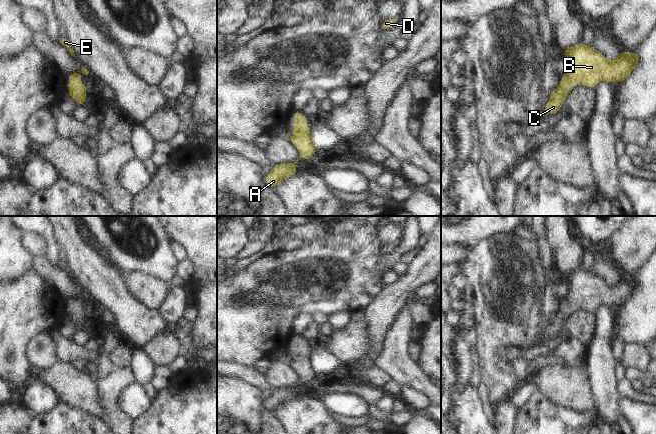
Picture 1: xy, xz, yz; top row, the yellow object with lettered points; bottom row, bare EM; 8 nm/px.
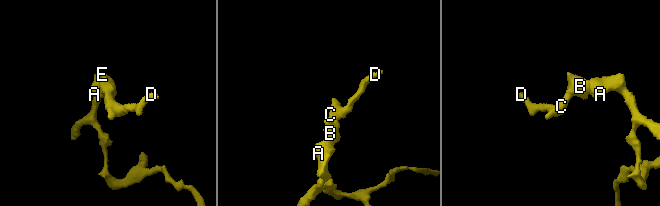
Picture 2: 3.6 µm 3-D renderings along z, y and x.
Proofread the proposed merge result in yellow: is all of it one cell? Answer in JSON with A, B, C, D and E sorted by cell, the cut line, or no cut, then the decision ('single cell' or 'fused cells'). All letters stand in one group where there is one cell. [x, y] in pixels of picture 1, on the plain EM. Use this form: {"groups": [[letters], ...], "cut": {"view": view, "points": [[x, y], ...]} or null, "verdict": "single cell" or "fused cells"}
{"groups": [["A", "B", "C", "D", "E"]], "cut": null, "verdict": "single cell"}

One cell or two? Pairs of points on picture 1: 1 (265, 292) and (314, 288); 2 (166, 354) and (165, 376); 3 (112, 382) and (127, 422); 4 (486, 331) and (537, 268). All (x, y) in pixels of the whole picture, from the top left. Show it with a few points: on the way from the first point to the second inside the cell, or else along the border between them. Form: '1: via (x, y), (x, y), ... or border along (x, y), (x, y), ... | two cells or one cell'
1: via (277, 289), (302, 289) | one cell
2: border along (157, 364), (167, 366) | two cells
3: via (112, 392), (112, 407), (117, 412) | one cell
4: via (502, 315), (521, 284) | one cell

